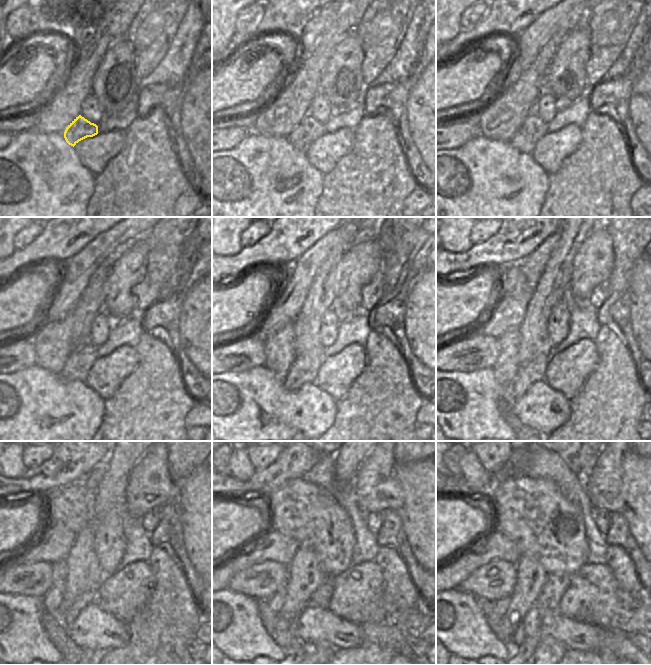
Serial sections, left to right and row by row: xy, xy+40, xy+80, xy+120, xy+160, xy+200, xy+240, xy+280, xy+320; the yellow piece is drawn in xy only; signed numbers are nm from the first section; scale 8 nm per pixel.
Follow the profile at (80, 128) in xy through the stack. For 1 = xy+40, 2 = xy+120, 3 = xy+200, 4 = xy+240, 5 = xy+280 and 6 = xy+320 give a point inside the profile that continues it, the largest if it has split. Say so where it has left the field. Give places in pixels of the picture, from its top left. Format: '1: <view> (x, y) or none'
1: xy+40 (308, 130)
2: xy+120 (79, 362)
3: xy+200 (526, 375)
4: xy+240 (88, 597)
5: xy+280 (293, 628)
6: xy+320 (518, 635)

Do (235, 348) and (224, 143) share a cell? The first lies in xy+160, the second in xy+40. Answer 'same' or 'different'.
same

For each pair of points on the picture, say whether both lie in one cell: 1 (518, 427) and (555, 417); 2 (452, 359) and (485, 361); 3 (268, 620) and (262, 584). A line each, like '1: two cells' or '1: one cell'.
1: two cells
2: one cell
3: two cells

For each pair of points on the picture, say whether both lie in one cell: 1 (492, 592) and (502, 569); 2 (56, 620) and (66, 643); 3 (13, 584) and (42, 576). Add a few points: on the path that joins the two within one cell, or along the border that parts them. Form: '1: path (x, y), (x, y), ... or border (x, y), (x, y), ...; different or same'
1: path (491, 586), (492, 580), (498, 575); same
2: path (56, 626), (56, 631), (60, 637); same
3: path (20, 581), (35, 579); same

